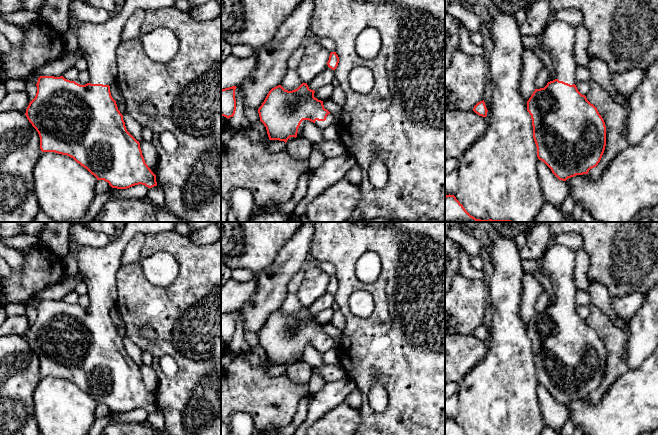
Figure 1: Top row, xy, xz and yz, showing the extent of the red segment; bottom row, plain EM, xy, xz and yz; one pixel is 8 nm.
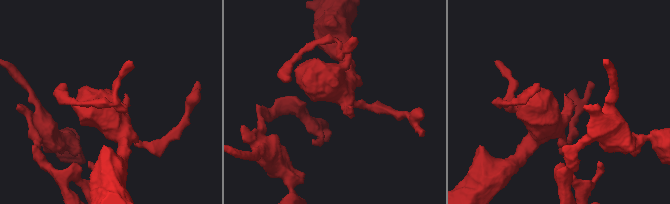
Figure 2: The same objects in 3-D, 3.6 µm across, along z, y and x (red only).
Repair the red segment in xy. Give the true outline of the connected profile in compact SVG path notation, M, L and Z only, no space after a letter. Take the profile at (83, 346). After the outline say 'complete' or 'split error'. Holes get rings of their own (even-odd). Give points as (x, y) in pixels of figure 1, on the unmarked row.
M125 222L123 231L105 247L79 246L71 241L69 252L78 262L79 274L88 290L89 306L80 309L63 300L40 300L37 317L26 333L26 341L40 361L42 376L55 376L73 382L97 404L104 404L112 412L127 413L135 409L157 410L156 399L145 387L140 367L126 353L123 339L112 322L110 310L118 296L116 275L128 242L137 233L157 234L174 231L174 222Z; split error

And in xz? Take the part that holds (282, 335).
M302 307L297 313L288 315L281 309L272 312L258 333L260 345L267 354L269 364L279 364L285 367L290 361L297 361L298 352L303 344L315 347L319 352L338 349L337 342L324 332L323 325L314 321L307 307Z; split error

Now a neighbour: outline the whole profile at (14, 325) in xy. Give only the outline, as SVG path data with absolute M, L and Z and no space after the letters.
M25 315L7 317L0 326L0 335L20 335L23 336L29 329L30 324Z

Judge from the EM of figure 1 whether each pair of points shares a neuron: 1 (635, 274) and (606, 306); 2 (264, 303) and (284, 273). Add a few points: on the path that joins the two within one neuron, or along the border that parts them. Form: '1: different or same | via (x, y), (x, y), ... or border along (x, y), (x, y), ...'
1: different | border along (590, 283), (601, 283), (611, 296)
2: same | via (269, 296), (272, 285), (277, 280)

